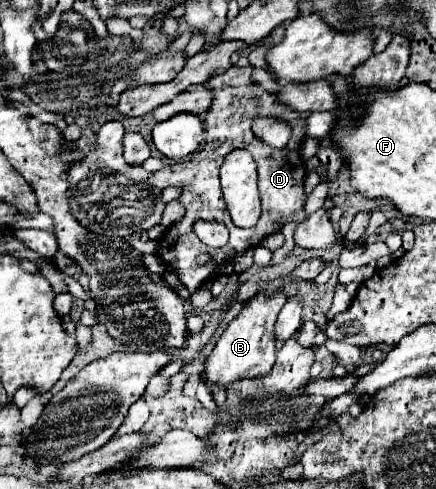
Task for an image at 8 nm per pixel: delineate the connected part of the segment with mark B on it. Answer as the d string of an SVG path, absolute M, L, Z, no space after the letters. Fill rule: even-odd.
M283 291L269 295L257 293L243 309L241 313L225 327L223 335L219 337L215 349L211 351L207 363L205 363L205 385L207 389L213 389L215 385L225 387L239 379L255 379L263 377L271 371L275 363L275 321L281 311L281 307L287 303L287 295Z

